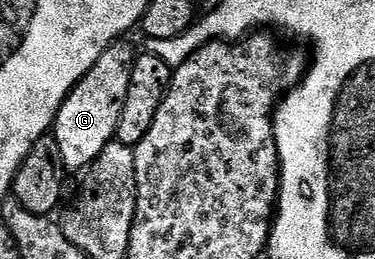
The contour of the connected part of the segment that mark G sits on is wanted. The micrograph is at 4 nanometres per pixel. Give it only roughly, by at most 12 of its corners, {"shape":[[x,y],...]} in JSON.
{"shape":[[115,40],[76,83],[50,132],[65,173],[116,140],[138,55]]}

